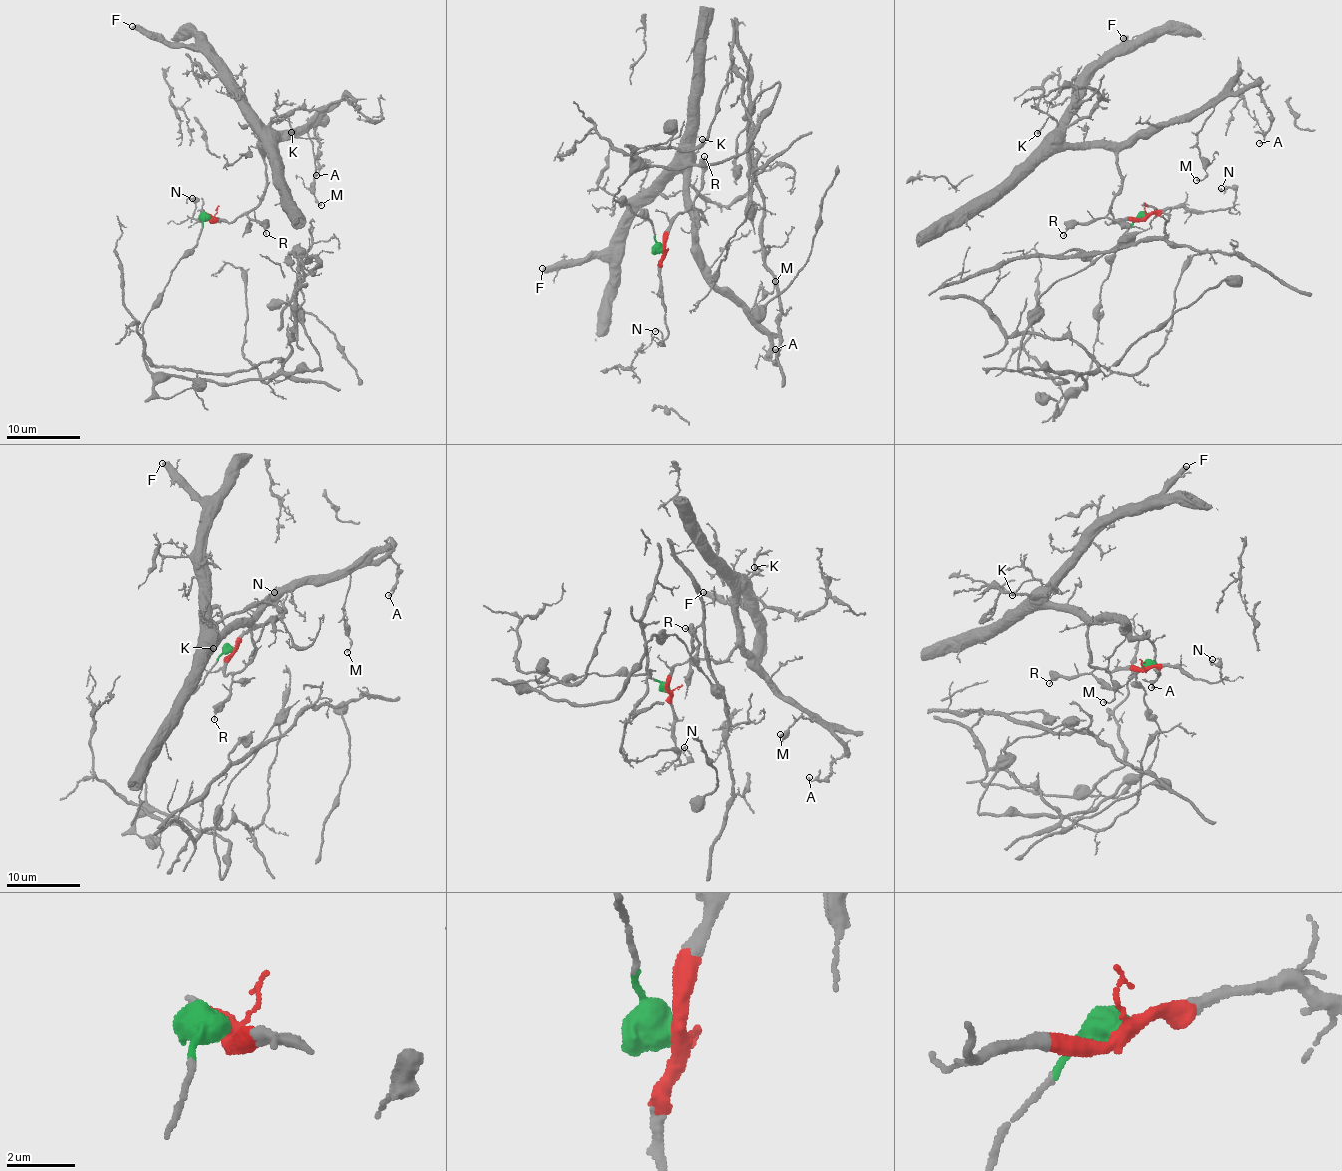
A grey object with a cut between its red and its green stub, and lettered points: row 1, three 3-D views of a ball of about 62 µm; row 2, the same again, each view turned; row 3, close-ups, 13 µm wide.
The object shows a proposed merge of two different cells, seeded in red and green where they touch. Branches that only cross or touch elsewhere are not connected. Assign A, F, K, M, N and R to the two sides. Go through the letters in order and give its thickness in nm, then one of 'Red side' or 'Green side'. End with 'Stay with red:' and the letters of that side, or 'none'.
A: Thickness 130 nm. Red side
F: Thickness 500 nm. Red side
K: Thickness 220 nm. Red side
M: Thickness 120 nm. Red side
N: Thickness 120 nm. Red side
R: Thickness 110 nm. Red side
Stay with red: A, F, K, M, N, R

